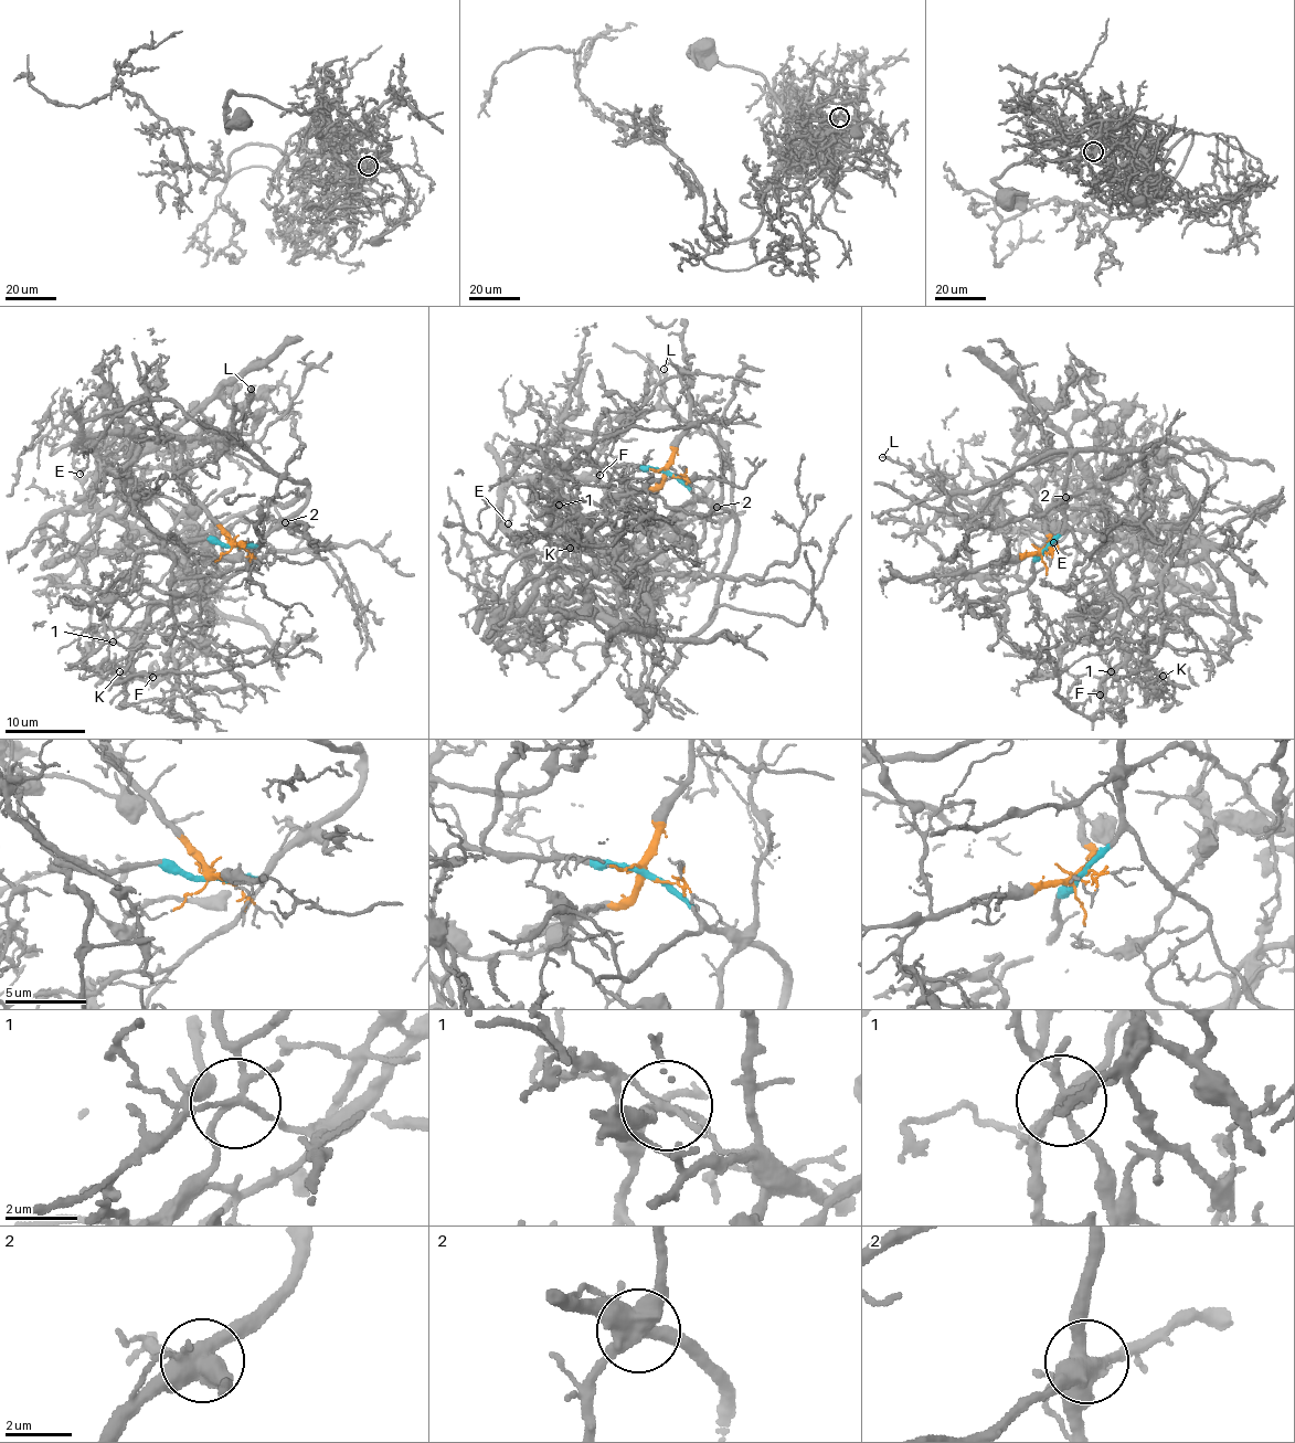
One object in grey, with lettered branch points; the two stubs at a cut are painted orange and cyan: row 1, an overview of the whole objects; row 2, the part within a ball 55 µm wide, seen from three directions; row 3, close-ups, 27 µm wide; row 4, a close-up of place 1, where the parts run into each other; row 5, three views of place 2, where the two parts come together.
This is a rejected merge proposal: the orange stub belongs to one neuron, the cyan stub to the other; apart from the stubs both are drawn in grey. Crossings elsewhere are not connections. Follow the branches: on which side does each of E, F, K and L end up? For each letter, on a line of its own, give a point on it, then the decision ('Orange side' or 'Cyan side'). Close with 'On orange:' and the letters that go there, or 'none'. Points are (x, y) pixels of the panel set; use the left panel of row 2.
E: Place: (80, 474). Orange side
F: Place: (152, 677). Orange side
K: Place: (119, 671). Orange side
L: Place: (251, 389). Cyan side
On orange: E, F, K

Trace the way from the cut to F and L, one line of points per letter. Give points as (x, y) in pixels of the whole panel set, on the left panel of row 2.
F: (234, 543), (198, 505), (109, 510), (158, 536), (102, 616), (133, 649), (118, 677), (152, 677)
L: (234, 543), (250, 548), (263, 540), (297, 513), (309, 488), (308, 480), (268, 470), (241, 436), (251, 388)

